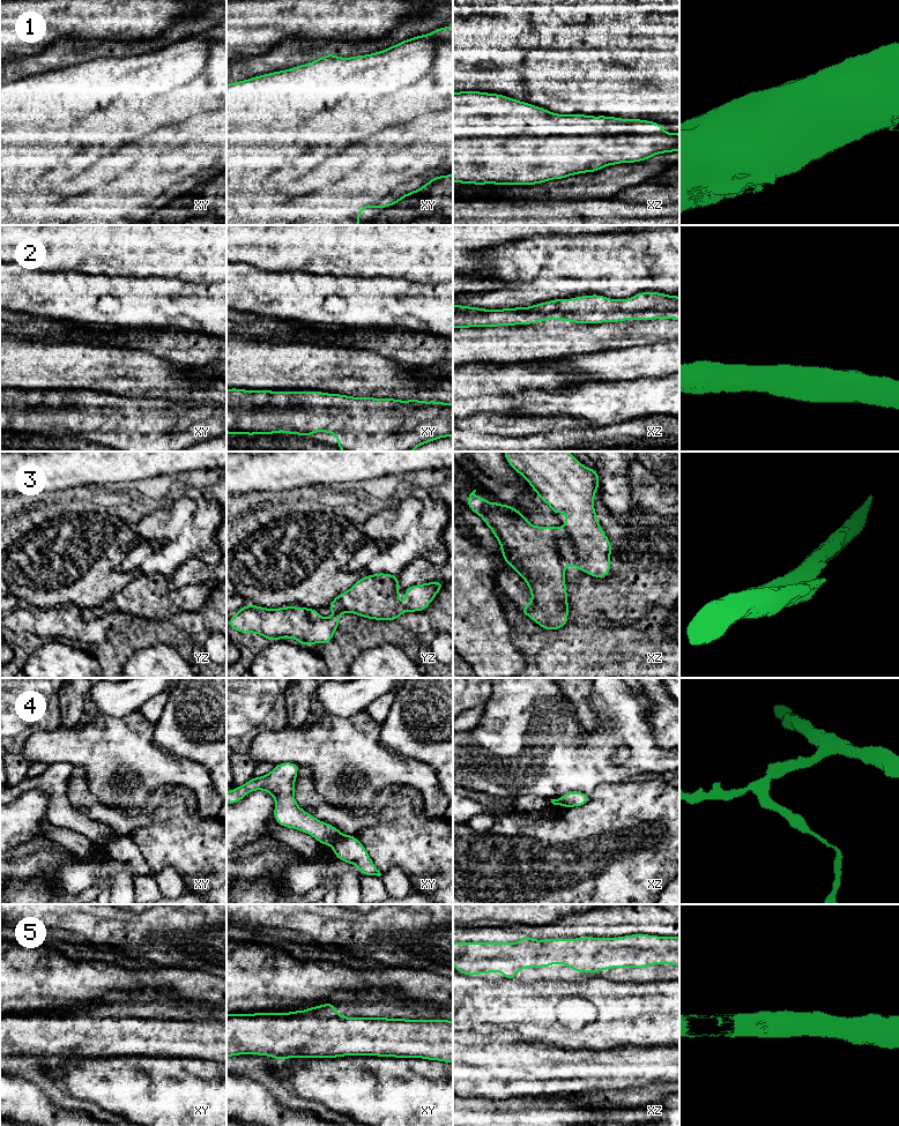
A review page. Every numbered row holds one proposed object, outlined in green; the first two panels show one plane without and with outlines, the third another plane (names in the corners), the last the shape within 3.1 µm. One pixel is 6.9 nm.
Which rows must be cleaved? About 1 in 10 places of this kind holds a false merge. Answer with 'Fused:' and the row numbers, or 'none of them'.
Fused: 3, 4

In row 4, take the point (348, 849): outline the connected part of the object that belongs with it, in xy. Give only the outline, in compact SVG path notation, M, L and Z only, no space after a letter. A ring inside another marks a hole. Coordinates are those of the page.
M342 835L332 847L334 855L341 862L356 865L362 875L381 875L364 845L355 836Z

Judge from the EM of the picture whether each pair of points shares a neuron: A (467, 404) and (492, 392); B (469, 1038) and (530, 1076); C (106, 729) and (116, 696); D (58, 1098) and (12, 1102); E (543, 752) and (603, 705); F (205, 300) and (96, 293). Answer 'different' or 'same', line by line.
A: same
B: different
C: different
D: same
E: same
F: same

